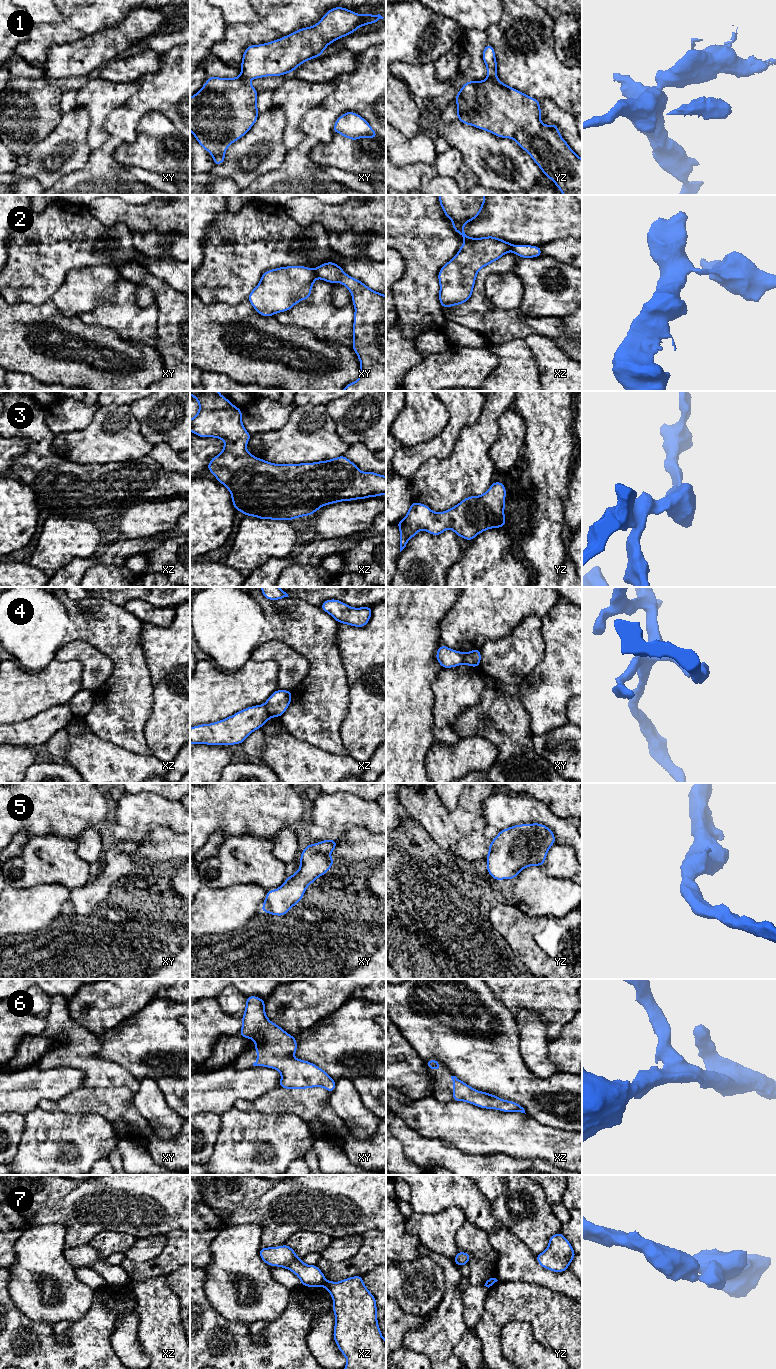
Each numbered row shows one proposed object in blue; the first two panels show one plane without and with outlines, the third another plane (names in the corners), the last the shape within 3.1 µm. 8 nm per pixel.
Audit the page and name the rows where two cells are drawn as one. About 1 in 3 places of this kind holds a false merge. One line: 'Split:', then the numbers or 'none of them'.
Split: 1, 2, 4, 7

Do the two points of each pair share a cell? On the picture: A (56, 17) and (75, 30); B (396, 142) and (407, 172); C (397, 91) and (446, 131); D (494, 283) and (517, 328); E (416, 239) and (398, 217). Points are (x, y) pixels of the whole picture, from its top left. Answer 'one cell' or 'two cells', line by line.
A: two cells
B: two cells
C: two cells
D: two cells
E: one cell

